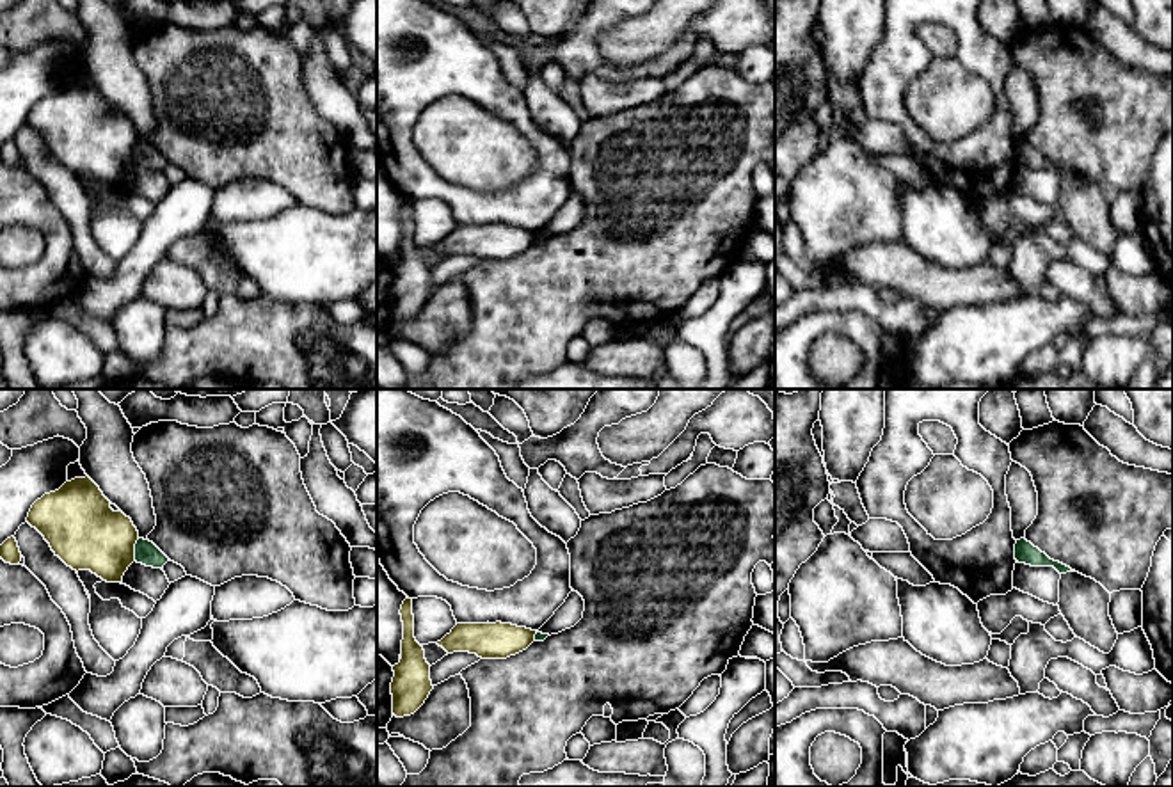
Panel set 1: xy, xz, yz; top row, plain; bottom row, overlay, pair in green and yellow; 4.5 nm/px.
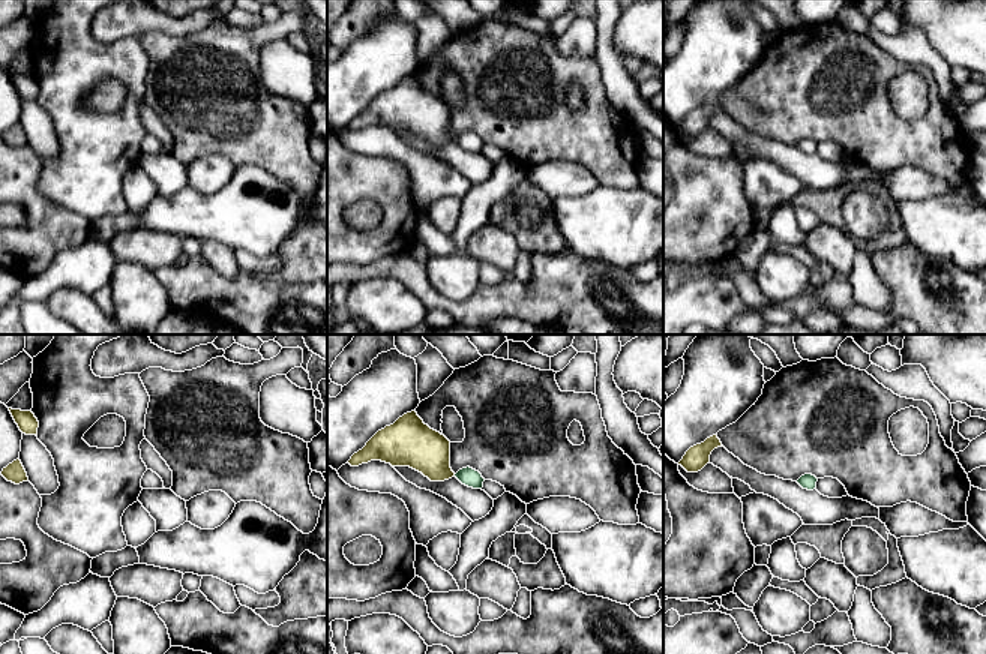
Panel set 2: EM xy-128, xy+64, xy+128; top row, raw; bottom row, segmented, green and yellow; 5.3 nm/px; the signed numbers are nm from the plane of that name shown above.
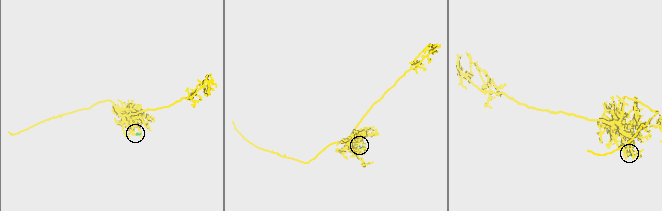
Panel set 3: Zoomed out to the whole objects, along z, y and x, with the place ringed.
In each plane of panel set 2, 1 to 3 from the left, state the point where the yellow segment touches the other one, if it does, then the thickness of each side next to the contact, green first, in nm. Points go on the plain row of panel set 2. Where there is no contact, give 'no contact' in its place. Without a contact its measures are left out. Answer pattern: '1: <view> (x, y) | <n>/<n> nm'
1: no contact
2: no contact
3: no contact

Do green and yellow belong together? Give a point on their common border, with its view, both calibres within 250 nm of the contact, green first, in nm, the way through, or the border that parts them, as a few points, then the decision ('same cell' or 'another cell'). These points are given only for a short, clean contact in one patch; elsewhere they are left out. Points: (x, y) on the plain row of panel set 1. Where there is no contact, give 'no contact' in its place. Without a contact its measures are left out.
meets green in xy at (135, 151); 110 nm thick on the green side, 320 nm on the other; border along xy (139, 141), (134, 162); another cell

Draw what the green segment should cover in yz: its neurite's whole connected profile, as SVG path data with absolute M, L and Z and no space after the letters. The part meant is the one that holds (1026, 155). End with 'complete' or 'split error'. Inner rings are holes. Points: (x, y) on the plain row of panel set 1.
M1025 140L1017 142L1015 146L1015 162L1031 169L1054 169L1059 176L1075 174L1070 169L1050 162L1045 155L1034 149Z; complete

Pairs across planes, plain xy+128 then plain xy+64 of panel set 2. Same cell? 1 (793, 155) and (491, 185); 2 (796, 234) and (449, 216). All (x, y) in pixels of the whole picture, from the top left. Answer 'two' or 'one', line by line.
1: two
2: one

